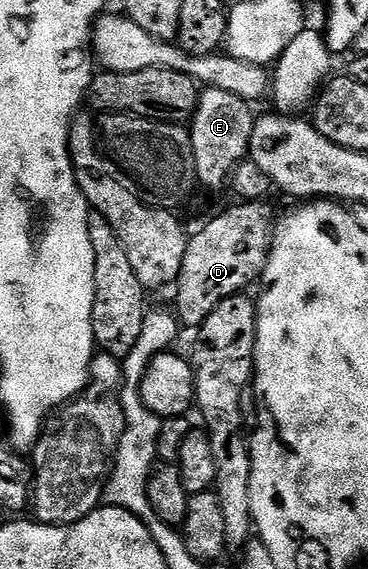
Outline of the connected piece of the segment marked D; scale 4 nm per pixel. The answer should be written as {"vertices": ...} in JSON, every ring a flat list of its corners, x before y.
{"vertices":[[236,201,236,206,220,212,216,218,211,218,196,234,192,233,187,239,185,248,185,260,181,260,181,272,179,279,173,284,175,290,174,313,184,327,192,326,198,328,203,325,204,320,225,300,234,294,244,293,250,282,258,283,263,277,263,269,267,258,271,254,271,239,277,225,277,214,274,214,267,202,260,201]]}

